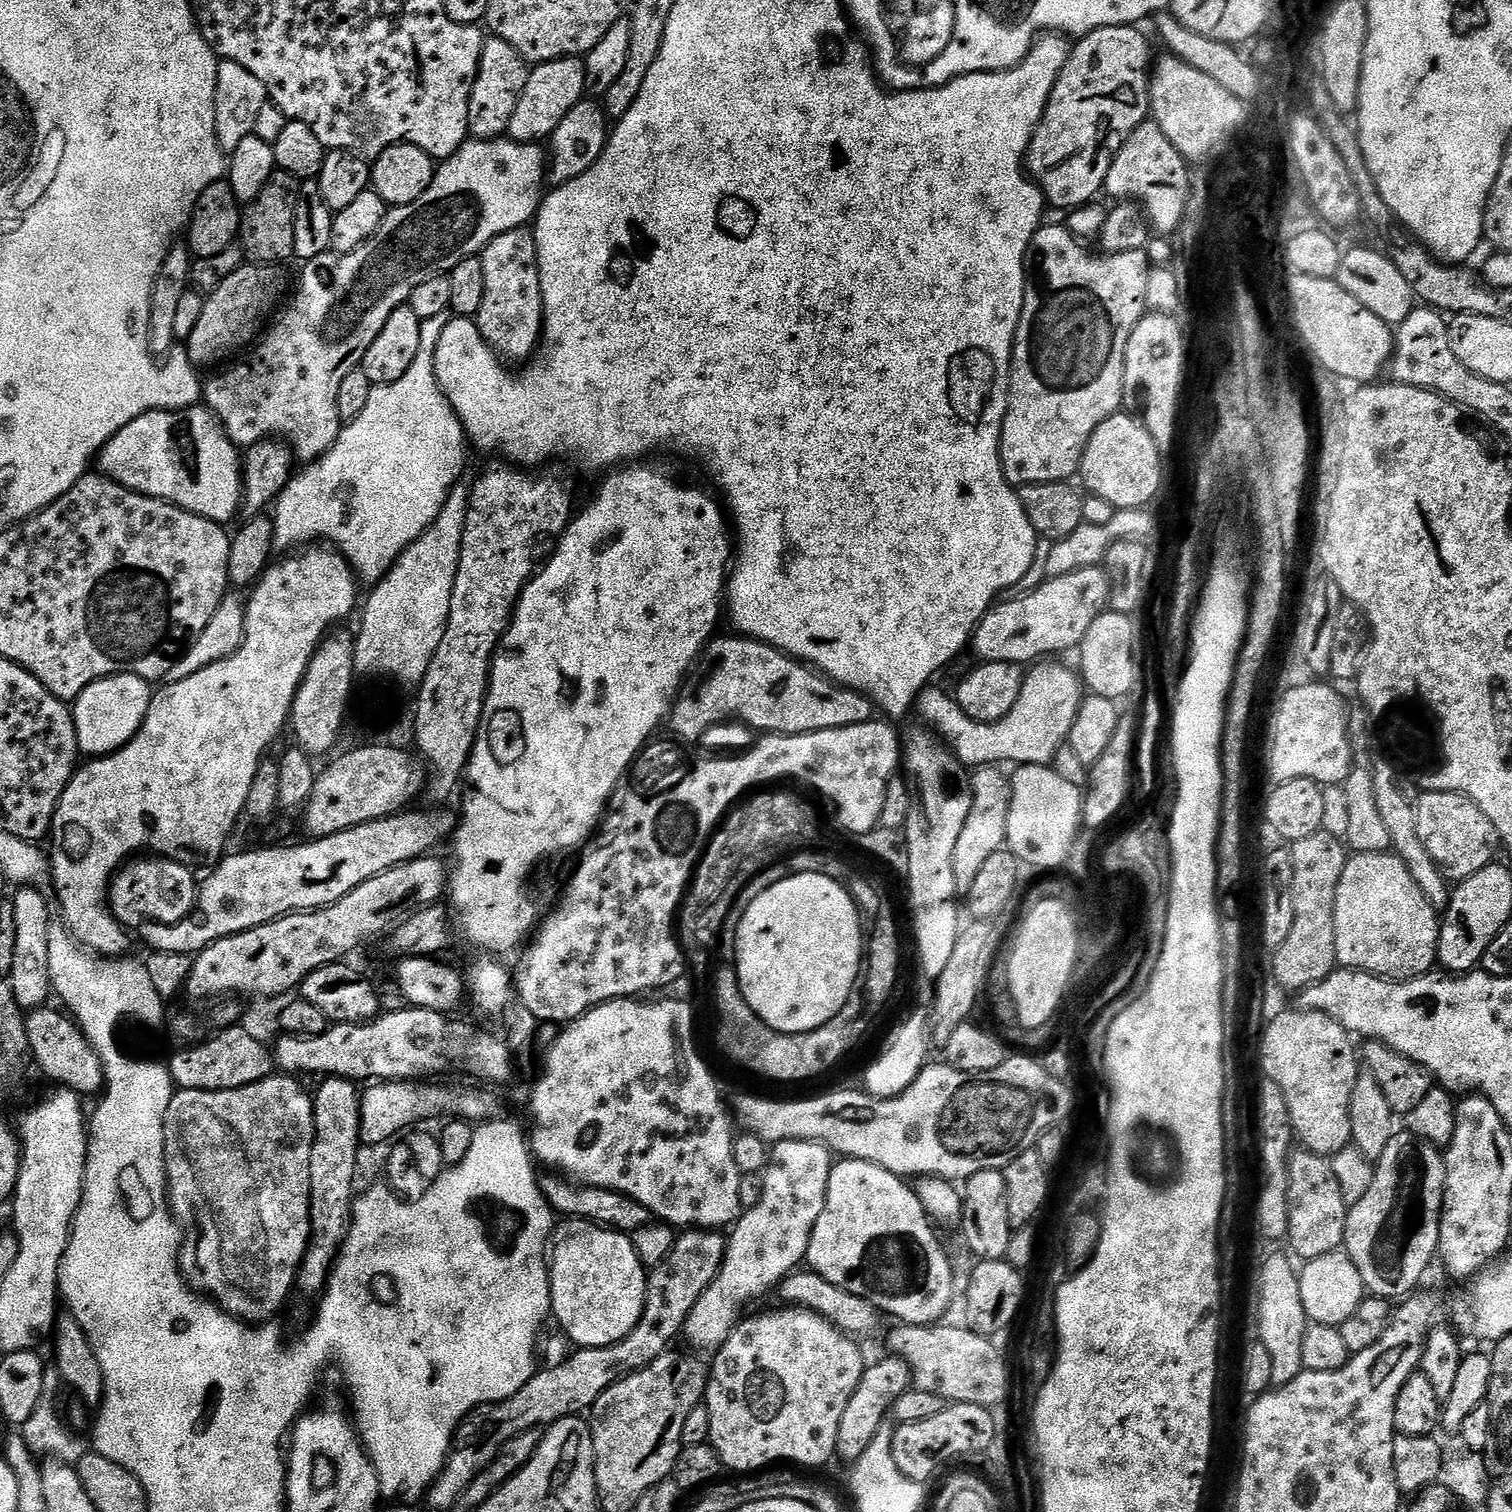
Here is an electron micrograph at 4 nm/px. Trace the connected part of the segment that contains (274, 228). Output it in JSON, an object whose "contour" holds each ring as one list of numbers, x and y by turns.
{"contour":[[277,170,266,182,262,194,254,198,243,209,240,218,238,243,244,249,244,255,256,266,280,266,283,260,291,261,294,250,294,218,300,197,301,181,289,172]]}

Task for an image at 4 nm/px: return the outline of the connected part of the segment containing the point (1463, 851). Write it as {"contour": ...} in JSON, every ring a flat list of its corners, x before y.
{"contour":[[1421,791,1415,806,1418,838,1422,838,1426,854,1434,858,1445,880,1459,882,1470,878,1497,859,1496,851,1499,853,1502,848,1498,830,1468,796,1460,792]]}

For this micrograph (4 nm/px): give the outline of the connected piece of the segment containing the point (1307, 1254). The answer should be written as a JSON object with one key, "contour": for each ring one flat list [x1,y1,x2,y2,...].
{"contour":[[1296,1150,1293,1151,1292,1154,1292,1159,1289,1160,1288,1162,1288,1201,1291,1202,1291,1206,1290,1206,1290,1226,1288,1227,1288,1235,1286,1237,1287,1243,1292,1243,1292,1248,1294,1251,1297,1252,1298,1255,1301,1256,1301,1261,1307,1262,1310,1260,1313,1260,1314,1258,1322,1258,1322,1254,1330,1254,1331,1252,1338,1252,1341,1251,1341,1249,1344,1248,1344,1235,1346,1234,1346,1222,1348,1221,1348,1210,1350,1205,1344,1201,1344,1199,1342,1198,1342,1186,1338,1186,1338,1177,1335,1176,1334,1174,1334,1170,1332,1169,1332,1162,1331,1159,1322,1157,1322,1156,1315,1156,1315,1154,1313,1152,1307,1151,1307,1150]]}

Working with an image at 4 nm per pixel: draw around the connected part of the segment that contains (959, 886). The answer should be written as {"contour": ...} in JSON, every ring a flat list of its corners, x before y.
{"contour":[[996,766,978,768,971,777,970,818,966,826,962,826,962,835,958,837,958,842,954,846,954,878,957,893,968,893,974,886,974,880,978,878,978,872,989,860,990,854,999,852,1005,847,1008,838,1008,815,1012,801,1012,782,1000,771,1001,769]]}

